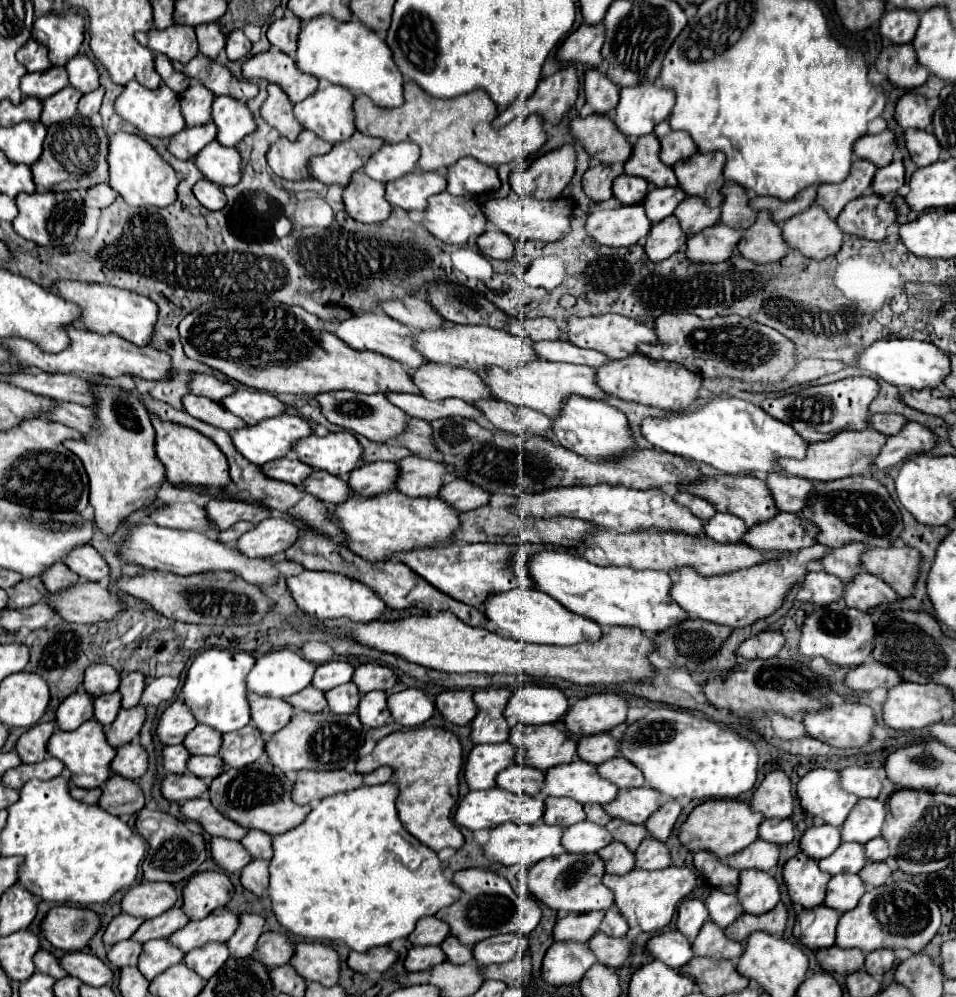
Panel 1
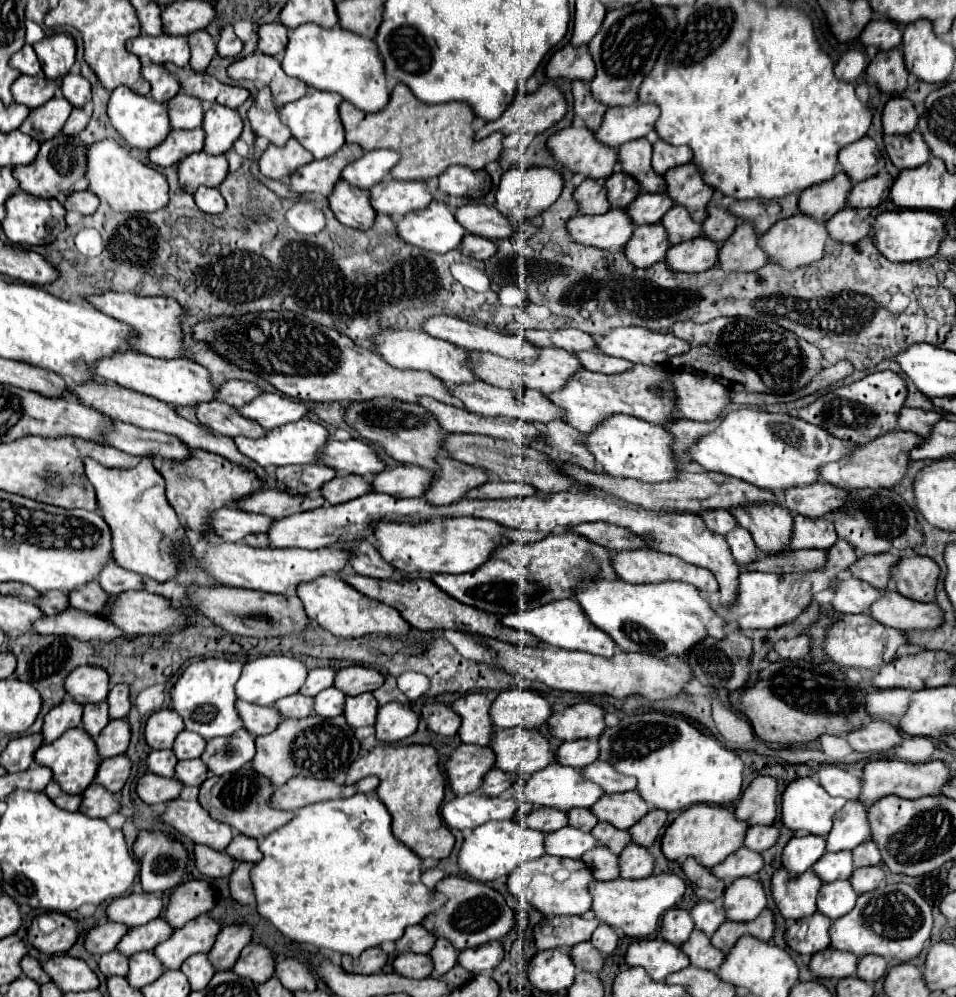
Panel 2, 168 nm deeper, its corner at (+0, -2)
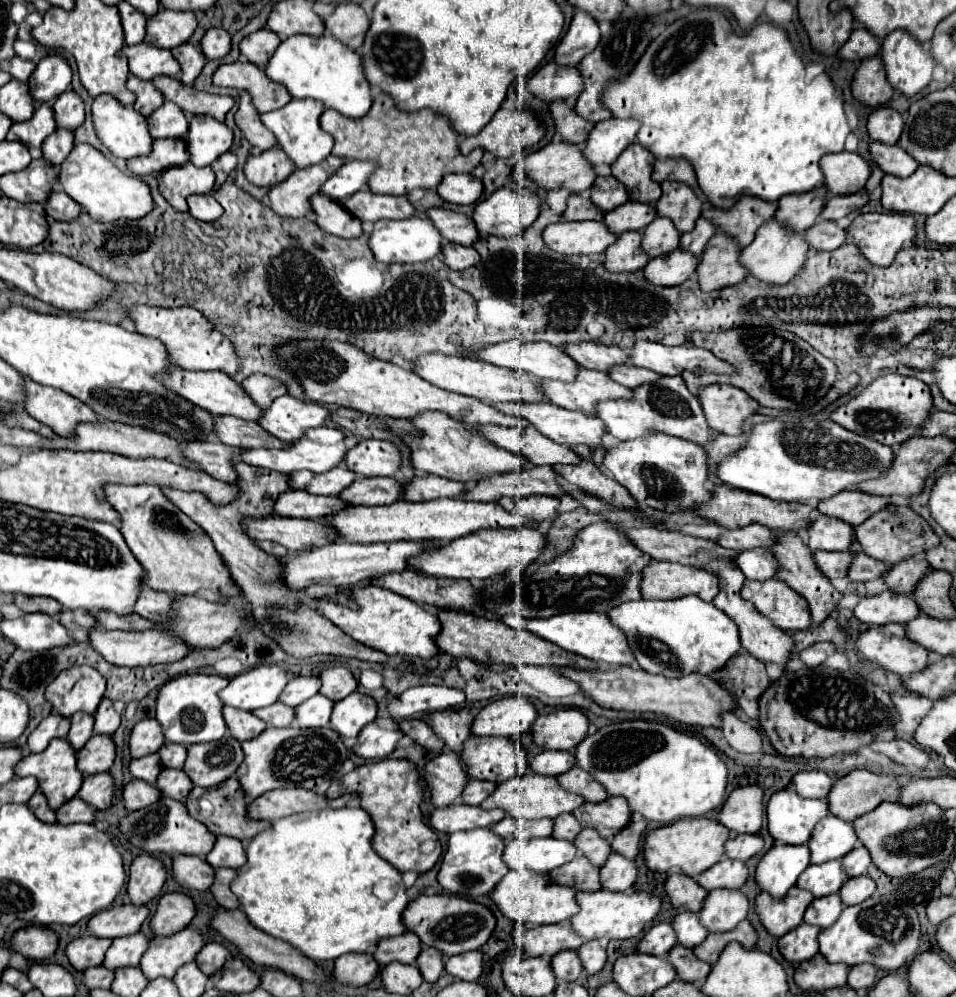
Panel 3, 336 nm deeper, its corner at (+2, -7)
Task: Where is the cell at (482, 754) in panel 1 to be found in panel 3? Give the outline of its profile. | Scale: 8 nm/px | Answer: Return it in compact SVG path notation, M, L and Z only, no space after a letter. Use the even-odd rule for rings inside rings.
M442 753L424 765L424 781L430 791L430 803L446 807L458 801L468 775L458 753Z

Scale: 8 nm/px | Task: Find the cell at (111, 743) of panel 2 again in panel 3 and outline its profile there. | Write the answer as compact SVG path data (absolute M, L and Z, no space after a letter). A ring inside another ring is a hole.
M94 735L80 751L76 751L76 767L84 775L94 775L94 773L104 773L112 767L116 757L116 747L110 737L106 735Z

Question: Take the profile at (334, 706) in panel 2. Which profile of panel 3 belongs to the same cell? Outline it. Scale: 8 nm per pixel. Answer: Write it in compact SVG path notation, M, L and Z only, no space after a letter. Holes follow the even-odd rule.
M314 695L308 701L300 703L294 711L294 725L298 727L326 727L332 715L332 701L324 695Z

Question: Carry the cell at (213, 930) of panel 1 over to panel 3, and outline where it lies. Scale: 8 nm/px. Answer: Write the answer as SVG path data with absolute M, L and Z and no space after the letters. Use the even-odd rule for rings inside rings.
M182 929L170 937L152 937L150 947L142 955L140 971L144 971L146 979L172 979L176 969L194 961L202 947L204 939L192 929Z

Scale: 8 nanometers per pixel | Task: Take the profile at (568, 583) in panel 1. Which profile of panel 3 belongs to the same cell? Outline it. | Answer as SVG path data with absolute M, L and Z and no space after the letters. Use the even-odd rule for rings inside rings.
M694 595L672 601L630 601L614 607L608 617L626 637L638 665L656 675L682 677L688 673L712 675L742 651L738 625L716 605L704 603Z

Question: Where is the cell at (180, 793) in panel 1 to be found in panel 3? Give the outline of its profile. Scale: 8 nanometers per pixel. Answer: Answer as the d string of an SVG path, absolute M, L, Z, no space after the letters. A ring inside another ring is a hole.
M132 779L124 787L124 791L122 791L122 801L124 801L124 807L128 811L136 811L136 809L148 807L150 803L156 803L158 797L160 797L158 787L148 785L148 783L142 783L138 779Z

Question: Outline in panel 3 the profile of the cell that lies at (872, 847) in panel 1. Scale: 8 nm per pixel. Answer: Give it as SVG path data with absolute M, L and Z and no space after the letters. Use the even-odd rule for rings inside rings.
M862 845L854 847L854 851L850 851L850 855L842 857L842 869L846 871L846 875L848 875L848 877L864 875L870 863L872 863L870 853L868 853L868 851L866 851L866 847L862 847Z

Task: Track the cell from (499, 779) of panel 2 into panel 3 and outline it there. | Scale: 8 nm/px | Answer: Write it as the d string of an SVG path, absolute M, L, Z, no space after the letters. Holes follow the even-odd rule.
M470 779L460 795L460 801L466 805L480 805L494 789L496 789L496 783L492 783L492 781Z

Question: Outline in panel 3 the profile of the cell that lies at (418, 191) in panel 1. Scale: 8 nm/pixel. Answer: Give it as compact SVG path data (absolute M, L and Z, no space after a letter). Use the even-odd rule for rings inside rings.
M368 189L350 195L342 203L348 213L360 221L378 221L378 219L406 219L414 215L414 207L408 203L408 197L396 195L374 195Z

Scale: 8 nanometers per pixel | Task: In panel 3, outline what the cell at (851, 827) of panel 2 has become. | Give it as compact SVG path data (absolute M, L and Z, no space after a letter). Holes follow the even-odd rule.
M826 815L814 827L814 835L810 835L810 863L826 863L832 859L842 859L848 851L852 851L858 843L852 823L842 821L834 815Z

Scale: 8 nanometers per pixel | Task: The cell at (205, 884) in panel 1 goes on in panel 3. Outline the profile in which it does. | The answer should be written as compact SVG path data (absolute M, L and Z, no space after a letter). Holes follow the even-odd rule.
M168 893L162 895L156 907L156 913L150 921L150 929L156 937L168 937L176 931L188 927L196 913L194 901L184 893Z

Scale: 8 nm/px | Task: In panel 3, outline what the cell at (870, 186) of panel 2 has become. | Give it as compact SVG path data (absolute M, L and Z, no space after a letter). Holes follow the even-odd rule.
M838 195L838 197L830 197L826 199L826 211L822 211L822 215L818 217L820 219L826 219L826 221L838 221L842 217L846 217L850 211L858 211L864 203L868 201L868 195Z

